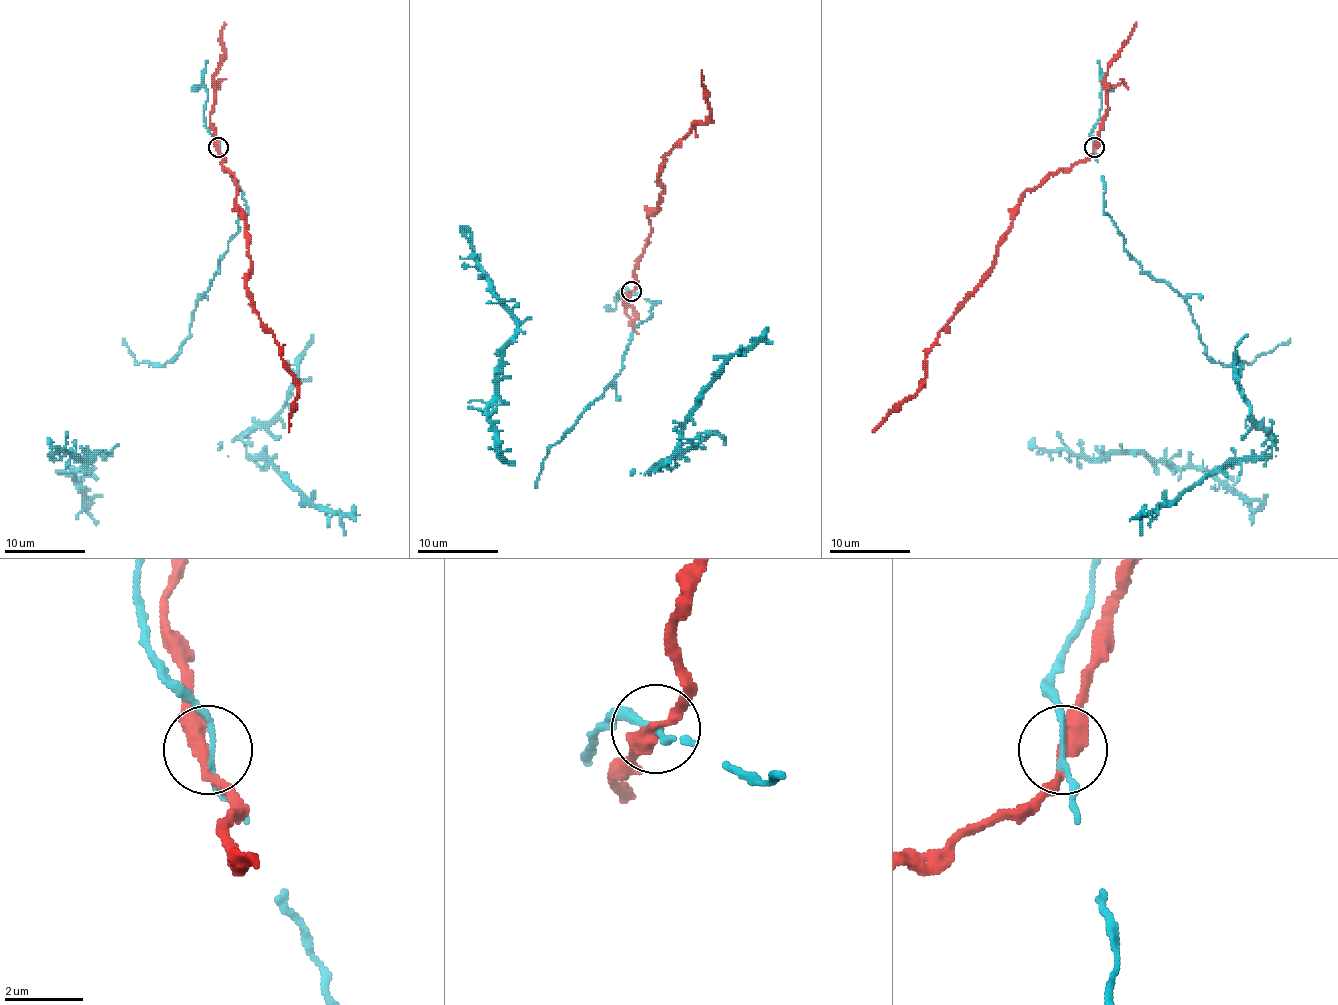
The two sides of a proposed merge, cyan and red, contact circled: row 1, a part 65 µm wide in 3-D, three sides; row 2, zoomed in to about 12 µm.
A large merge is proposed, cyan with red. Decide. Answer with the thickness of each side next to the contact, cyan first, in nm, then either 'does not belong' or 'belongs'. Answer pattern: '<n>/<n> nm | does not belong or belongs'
120/360 nm | does not belong

